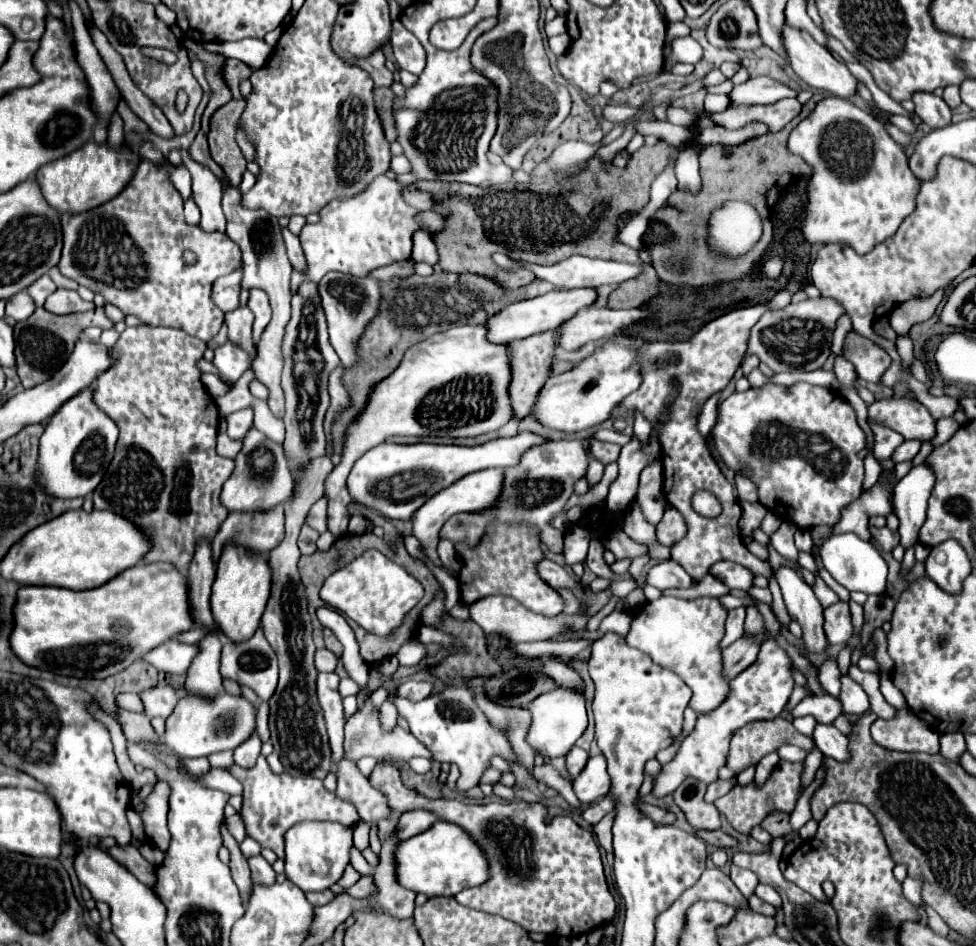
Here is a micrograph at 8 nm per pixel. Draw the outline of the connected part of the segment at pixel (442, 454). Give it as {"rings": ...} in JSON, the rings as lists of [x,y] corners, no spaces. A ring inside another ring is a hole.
{"rings":[[[518,433],[514,437],[494,439],[476,447],[432,445],[432,443],[416,443],[416,445],[380,443],[370,451],[366,451],[354,463],[348,477],[348,493],[362,507],[374,511],[378,509],[378,513],[382,513],[388,519],[406,521],[428,497],[432,497],[432,493],[438,493],[446,485],[452,485],[452,481],[458,481],[460,477],[480,469],[516,465],[524,449],[542,441],[544,439],[534,433]]]}

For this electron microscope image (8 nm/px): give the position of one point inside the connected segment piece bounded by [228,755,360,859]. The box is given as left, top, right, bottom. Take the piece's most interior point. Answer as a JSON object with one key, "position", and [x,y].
{"position":[271,804]}

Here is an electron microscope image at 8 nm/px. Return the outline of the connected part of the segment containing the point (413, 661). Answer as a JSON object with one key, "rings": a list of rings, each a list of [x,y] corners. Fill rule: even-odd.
{"rings":[[[413,640],[402,645],[396,657],[400,665],[409,667],[418,664],[426,654],[425,645],[418,640]]]}

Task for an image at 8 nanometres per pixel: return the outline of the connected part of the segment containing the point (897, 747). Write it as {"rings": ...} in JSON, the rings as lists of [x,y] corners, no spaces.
{"rings":[[[898,709],[896,715],[888,721],[874,721],[872,723],[872,739],[892,751],[924,751],[924,753],[938,753],[938,733],[916,721],[908,709]]]}

